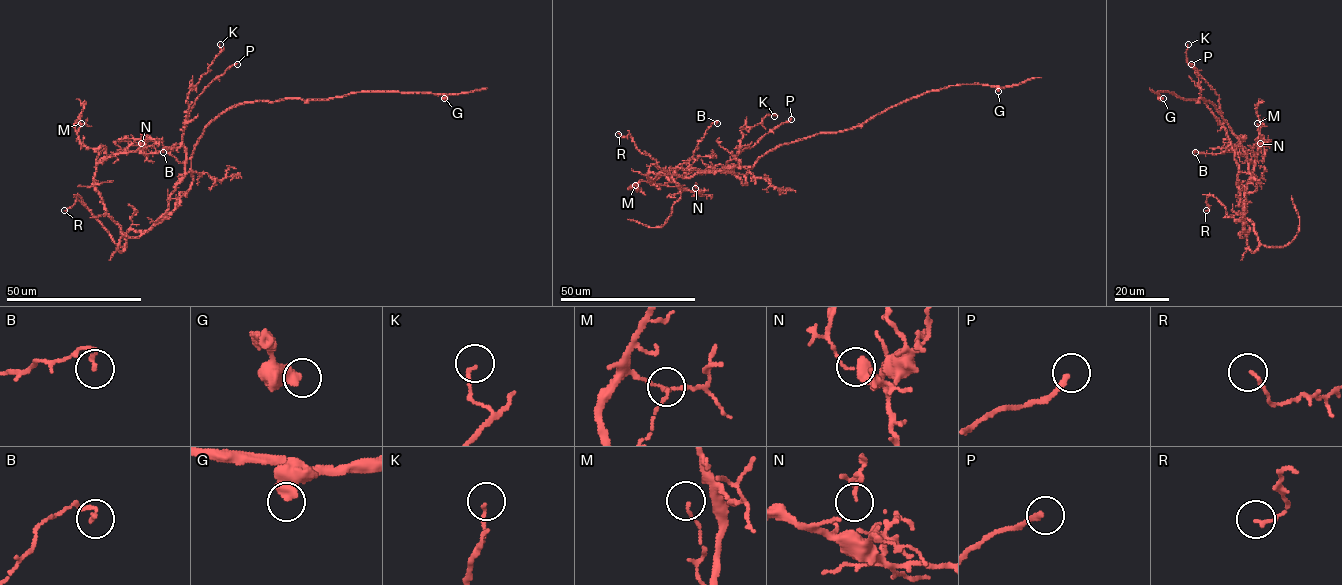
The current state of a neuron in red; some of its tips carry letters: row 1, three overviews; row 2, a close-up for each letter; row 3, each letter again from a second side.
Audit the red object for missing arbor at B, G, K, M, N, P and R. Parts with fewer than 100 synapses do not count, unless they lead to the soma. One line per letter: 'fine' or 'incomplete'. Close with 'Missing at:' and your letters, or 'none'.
B: fine
G: fine
K: fine
M: fine
N: fine
P: fine
R: fine
Missing at: none

